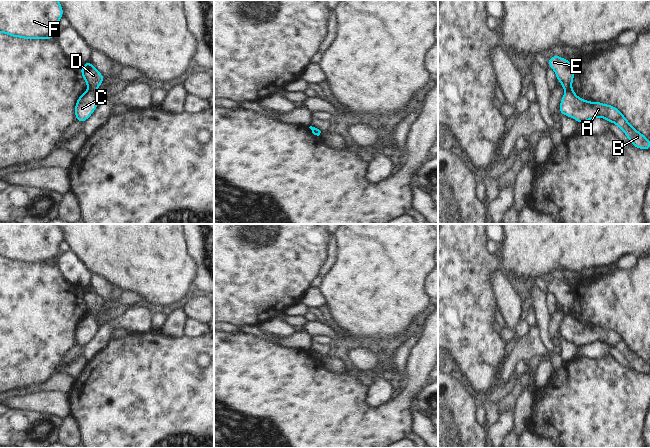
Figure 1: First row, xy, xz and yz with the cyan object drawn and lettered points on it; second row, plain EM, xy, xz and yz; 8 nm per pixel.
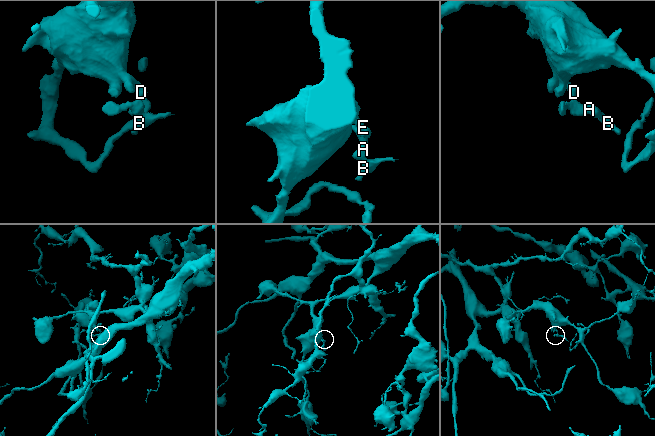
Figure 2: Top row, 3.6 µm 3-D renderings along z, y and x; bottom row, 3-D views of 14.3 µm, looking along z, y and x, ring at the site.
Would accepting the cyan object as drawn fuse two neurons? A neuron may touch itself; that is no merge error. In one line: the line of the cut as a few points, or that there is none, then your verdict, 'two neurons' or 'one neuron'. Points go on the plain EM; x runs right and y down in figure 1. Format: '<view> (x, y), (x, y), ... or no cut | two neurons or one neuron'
xy (88, 312), (94, 316) | two neurons

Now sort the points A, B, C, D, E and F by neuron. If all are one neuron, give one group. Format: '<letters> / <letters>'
A B C / D E F

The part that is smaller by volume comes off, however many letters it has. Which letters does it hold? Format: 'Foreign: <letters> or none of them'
Foreign: A, B, C

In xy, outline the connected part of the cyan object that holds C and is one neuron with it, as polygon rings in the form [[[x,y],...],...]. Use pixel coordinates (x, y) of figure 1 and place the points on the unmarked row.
[[[88,313],[78,322],[76,326],[76,344],[80,347],[84,346],[94,336],[99,327],[100,326],[96,320],[96,317]]]

